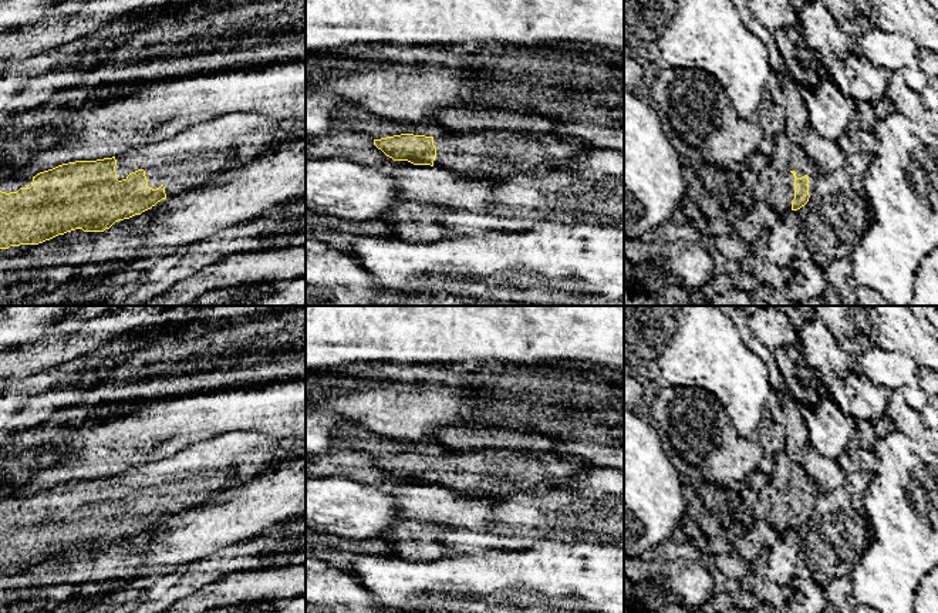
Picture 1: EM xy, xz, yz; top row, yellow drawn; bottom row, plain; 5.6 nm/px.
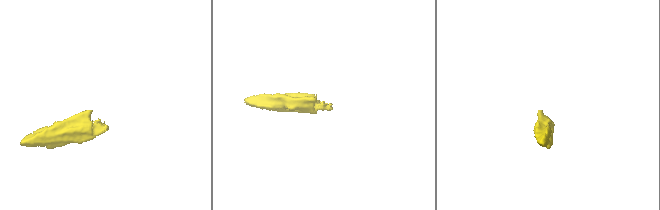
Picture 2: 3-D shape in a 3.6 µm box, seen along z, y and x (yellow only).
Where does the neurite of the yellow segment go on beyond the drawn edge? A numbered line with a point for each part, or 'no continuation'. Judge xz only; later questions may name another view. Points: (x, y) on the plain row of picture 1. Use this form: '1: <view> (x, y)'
1: xz (492, 472)

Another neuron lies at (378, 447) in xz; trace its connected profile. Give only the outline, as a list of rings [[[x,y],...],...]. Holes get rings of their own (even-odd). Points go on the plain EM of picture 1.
[[[347,422],[338,424],[334,430],[334,435],[338,438],[335,444],[337,451],[360,449],[371,454],[374,458],[401,452],[425,455],[442,455],[456,452],[432,441],[401,441],[368,435],[358,425]]]

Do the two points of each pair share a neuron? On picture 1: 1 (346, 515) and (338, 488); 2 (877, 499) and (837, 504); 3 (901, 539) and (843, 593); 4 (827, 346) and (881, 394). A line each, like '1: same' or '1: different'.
1: same
2: different
3: different
4: same

